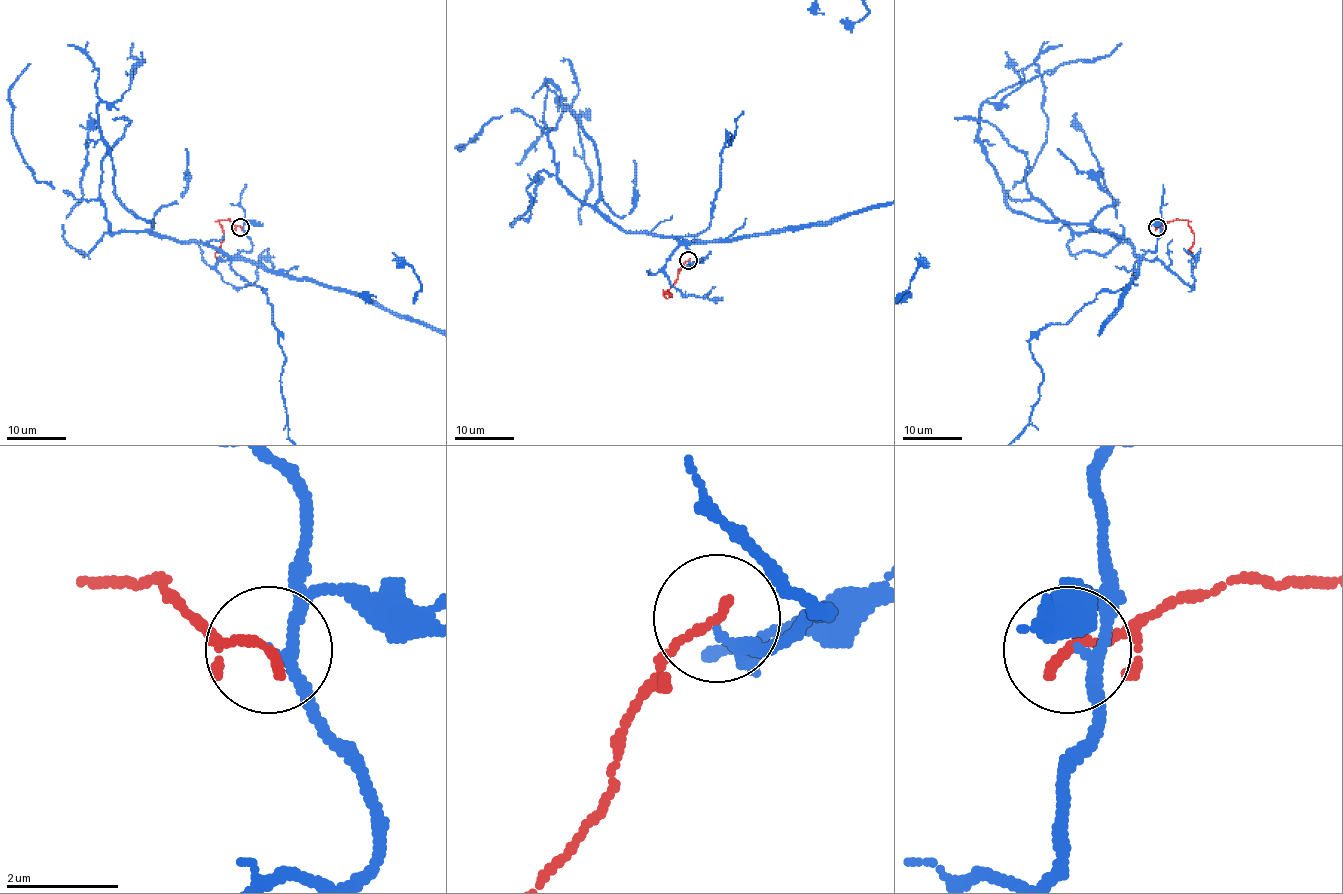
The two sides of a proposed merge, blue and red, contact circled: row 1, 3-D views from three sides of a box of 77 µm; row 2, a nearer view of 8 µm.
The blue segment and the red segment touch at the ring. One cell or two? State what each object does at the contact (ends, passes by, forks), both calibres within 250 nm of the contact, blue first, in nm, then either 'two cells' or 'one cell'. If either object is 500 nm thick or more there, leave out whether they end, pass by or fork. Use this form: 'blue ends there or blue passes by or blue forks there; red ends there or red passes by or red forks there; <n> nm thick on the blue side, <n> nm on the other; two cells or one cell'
blue passes by; red ends there; 170 nm thick on the blue side, 170 nm on the other; two cells

